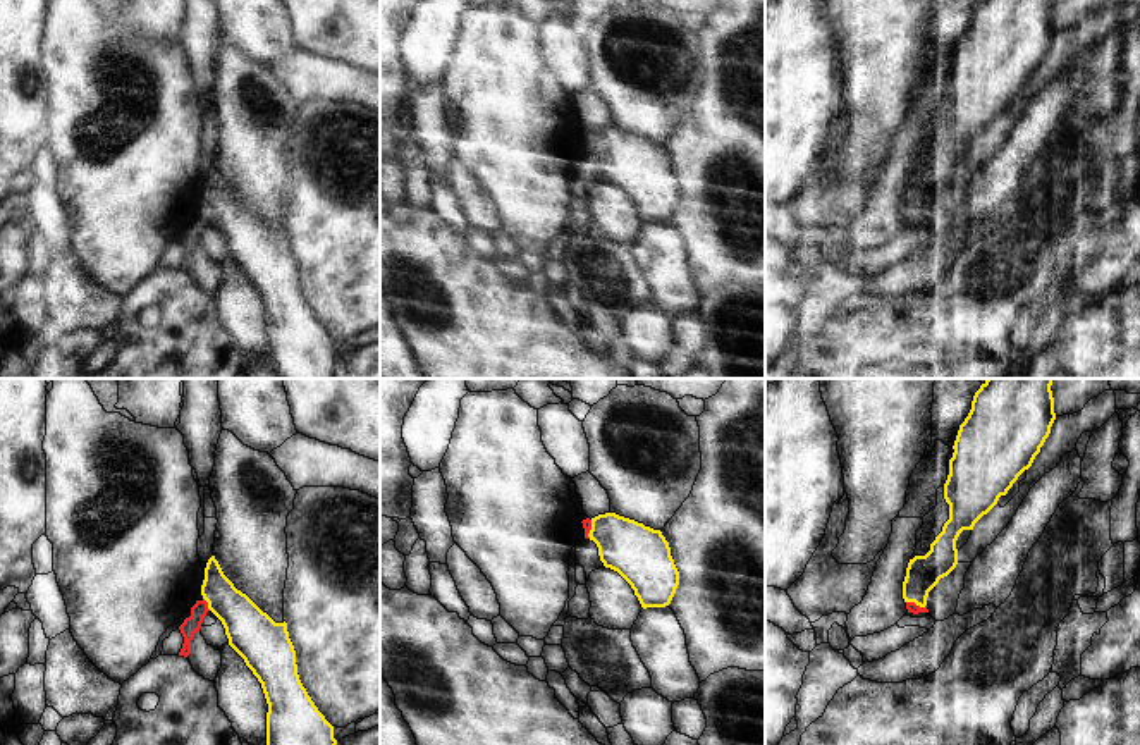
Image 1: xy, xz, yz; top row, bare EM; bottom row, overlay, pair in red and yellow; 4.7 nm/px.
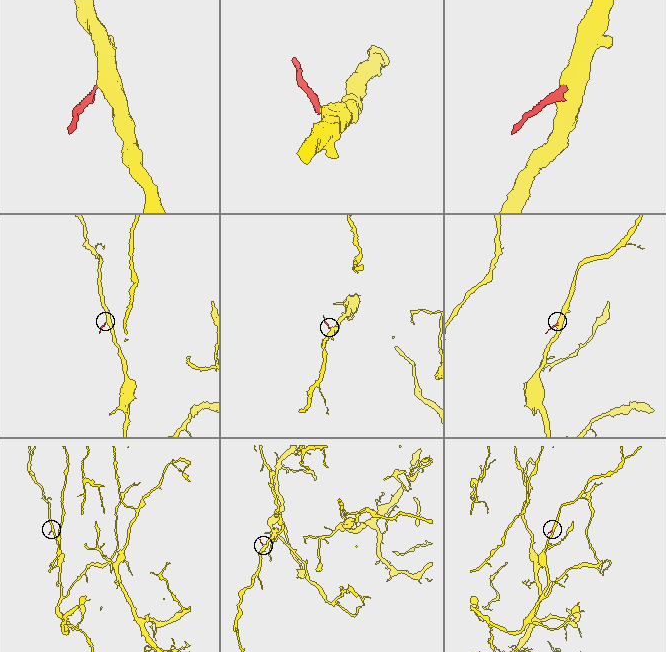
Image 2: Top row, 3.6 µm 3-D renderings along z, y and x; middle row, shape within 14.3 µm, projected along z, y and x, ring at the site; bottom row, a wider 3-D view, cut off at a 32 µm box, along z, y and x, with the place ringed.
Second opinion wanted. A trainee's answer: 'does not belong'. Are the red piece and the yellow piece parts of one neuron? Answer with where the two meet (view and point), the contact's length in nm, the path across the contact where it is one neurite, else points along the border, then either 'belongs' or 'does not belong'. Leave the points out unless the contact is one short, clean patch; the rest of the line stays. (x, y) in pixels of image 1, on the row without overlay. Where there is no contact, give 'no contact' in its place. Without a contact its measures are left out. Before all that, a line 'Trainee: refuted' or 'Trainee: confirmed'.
Trainee: refuted
xy (207, 219) | 70 nm | across xy (198, 226), (207, 219), (222, 219), (251, 248) | belongs

